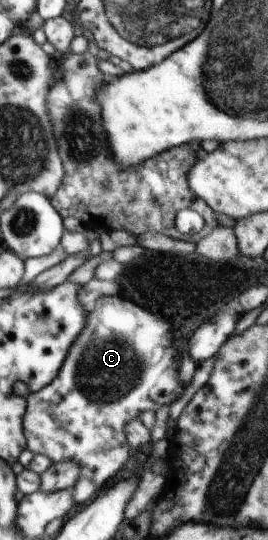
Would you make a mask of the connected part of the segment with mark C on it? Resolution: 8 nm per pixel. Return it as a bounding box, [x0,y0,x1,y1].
[27,294,189,505]

